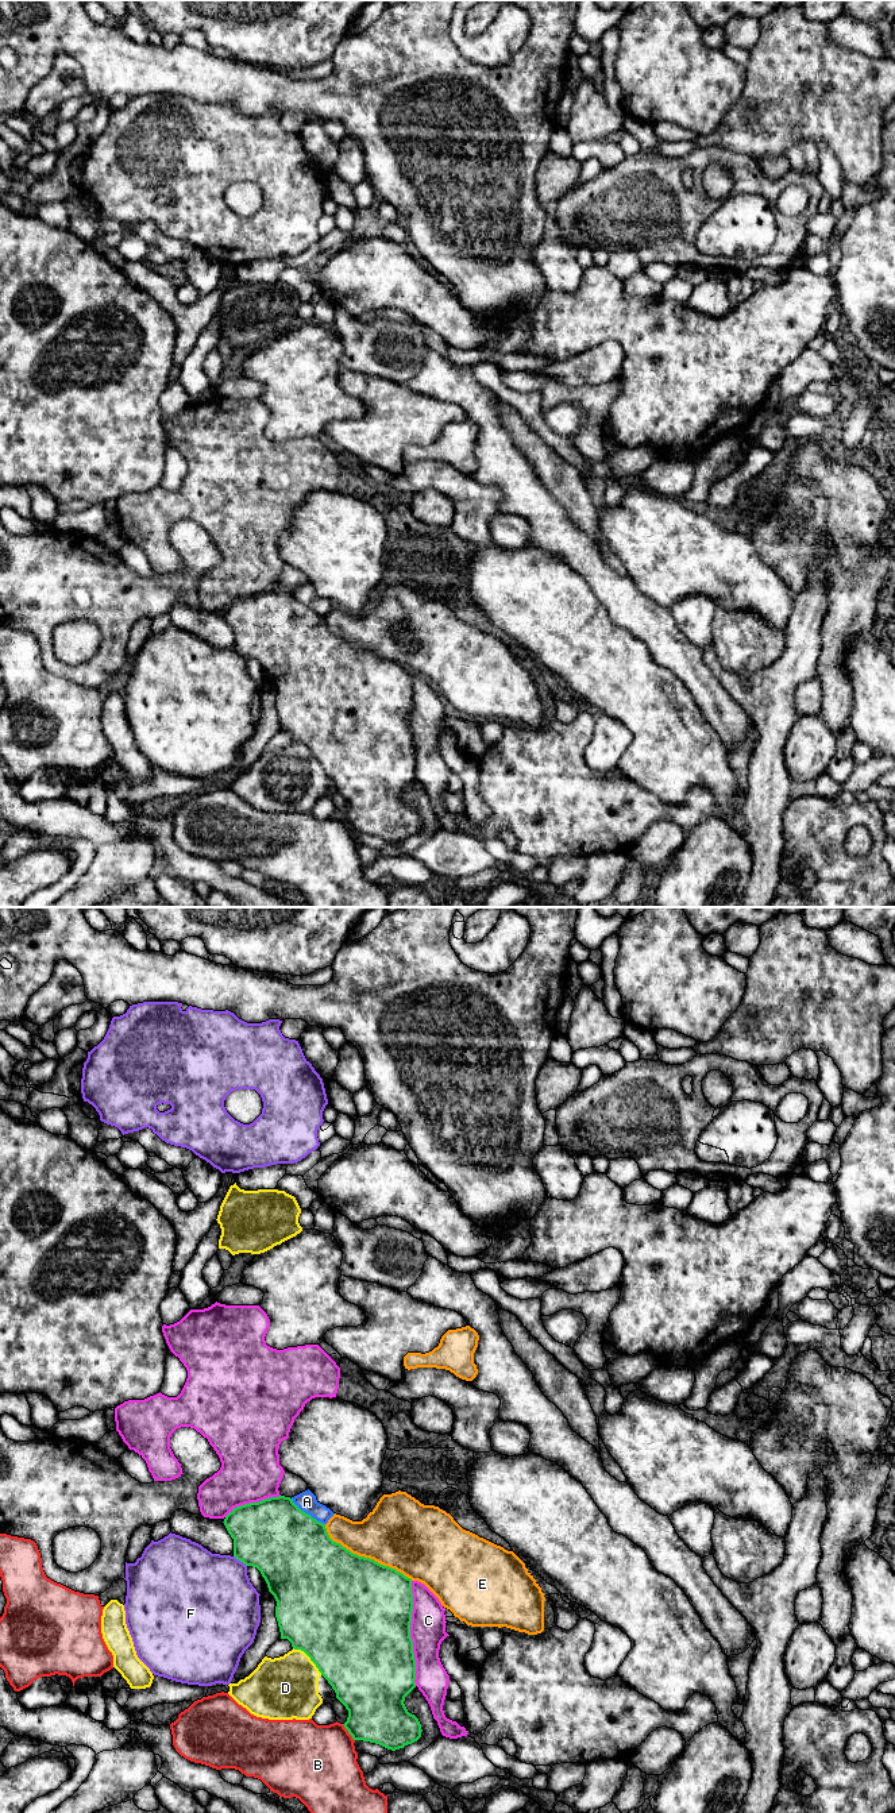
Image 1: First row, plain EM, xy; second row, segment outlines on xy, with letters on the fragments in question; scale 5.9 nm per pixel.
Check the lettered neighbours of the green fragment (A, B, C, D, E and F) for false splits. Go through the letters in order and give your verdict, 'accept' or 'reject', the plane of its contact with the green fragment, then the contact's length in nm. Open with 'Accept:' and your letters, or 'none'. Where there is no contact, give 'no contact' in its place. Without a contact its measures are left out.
Accept: none
A: reject; contact in xy; length 260 nm
B: reject; contact in xy; length 130 nm
C: reject; contact in xy; length 600 nm
D: reject; contact in xy; length 240 nm
E: reject; contact in xy; length 600 nm
F: reject; contact in xy; length 100 nm

